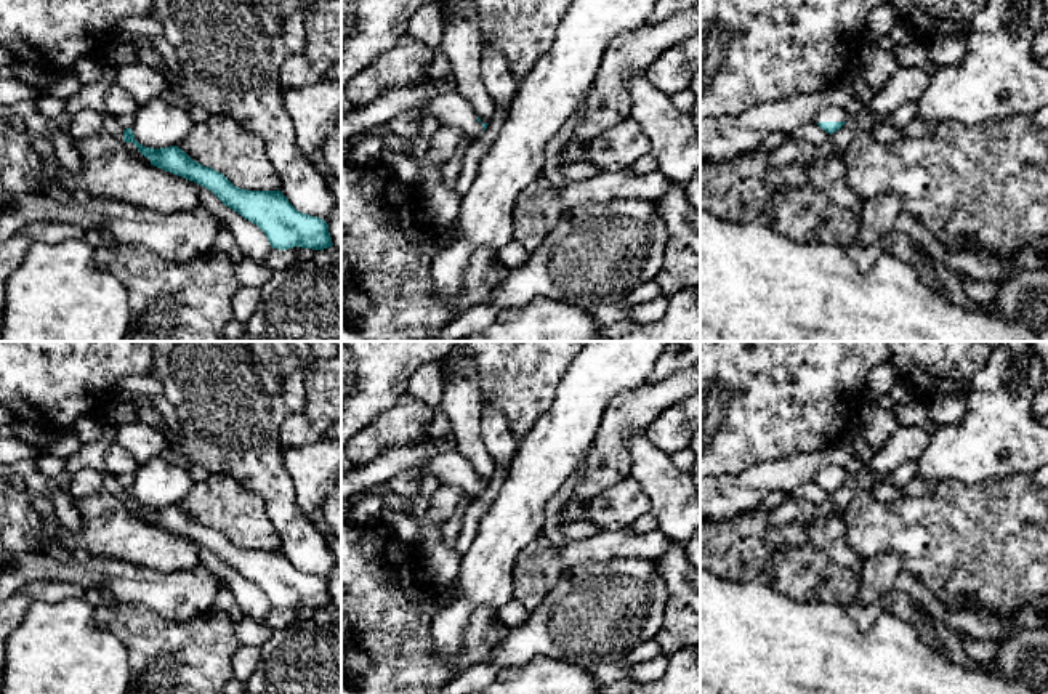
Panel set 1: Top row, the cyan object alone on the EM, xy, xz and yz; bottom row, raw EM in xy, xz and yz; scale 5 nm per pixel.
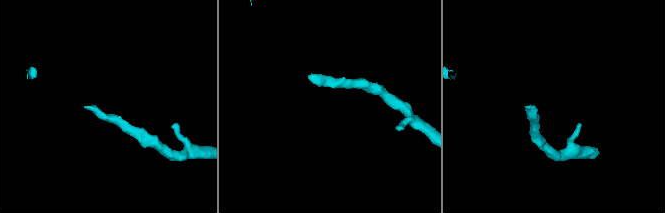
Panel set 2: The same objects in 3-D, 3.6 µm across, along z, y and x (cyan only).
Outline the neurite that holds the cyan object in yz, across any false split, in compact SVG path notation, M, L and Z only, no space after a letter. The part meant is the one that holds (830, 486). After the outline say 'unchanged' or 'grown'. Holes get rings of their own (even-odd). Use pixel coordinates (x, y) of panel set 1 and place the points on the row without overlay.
M825 466L816 473L814 481L825 489L827 492L835 492L840 489L849 478L849 471L841 466Z | grown

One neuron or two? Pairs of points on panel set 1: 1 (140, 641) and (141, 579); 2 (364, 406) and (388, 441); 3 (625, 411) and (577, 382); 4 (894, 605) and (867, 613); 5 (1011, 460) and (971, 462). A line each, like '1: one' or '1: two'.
1: two
2: two
3: two
4: one
5: one

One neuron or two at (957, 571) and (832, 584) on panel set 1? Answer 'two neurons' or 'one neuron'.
two neurons

